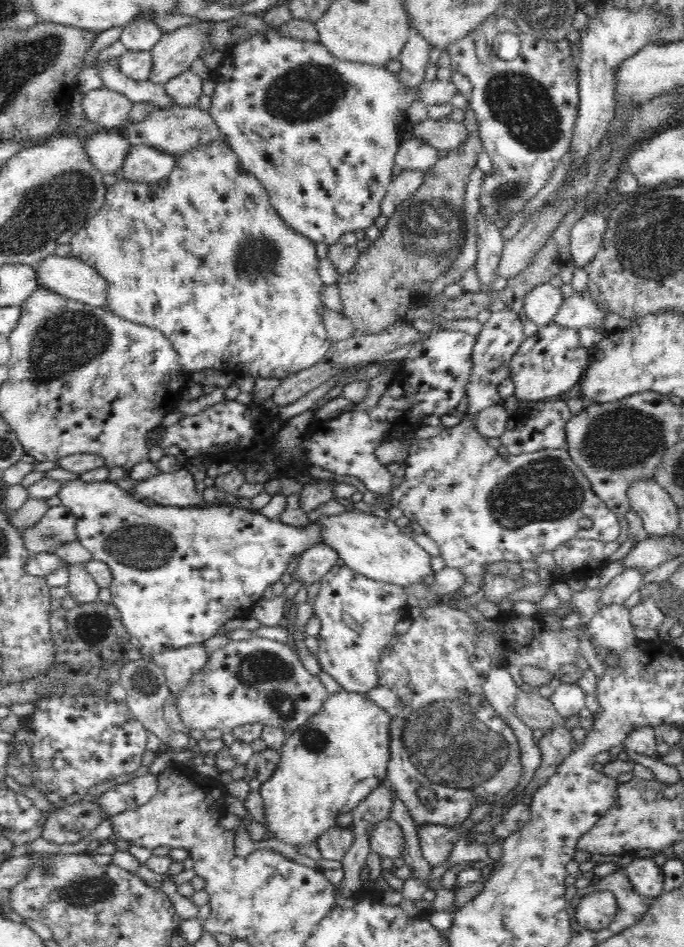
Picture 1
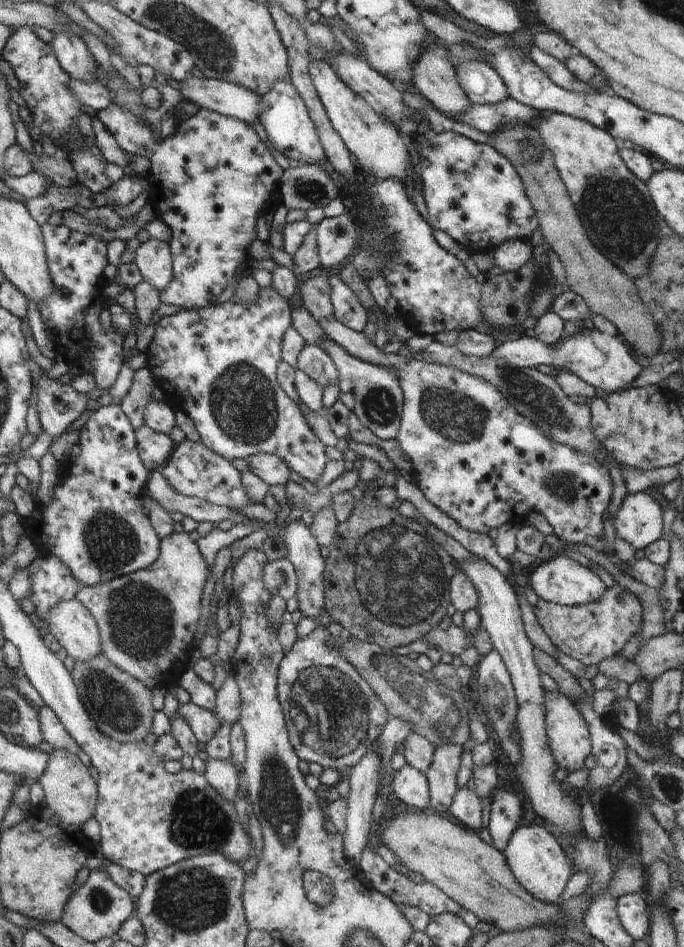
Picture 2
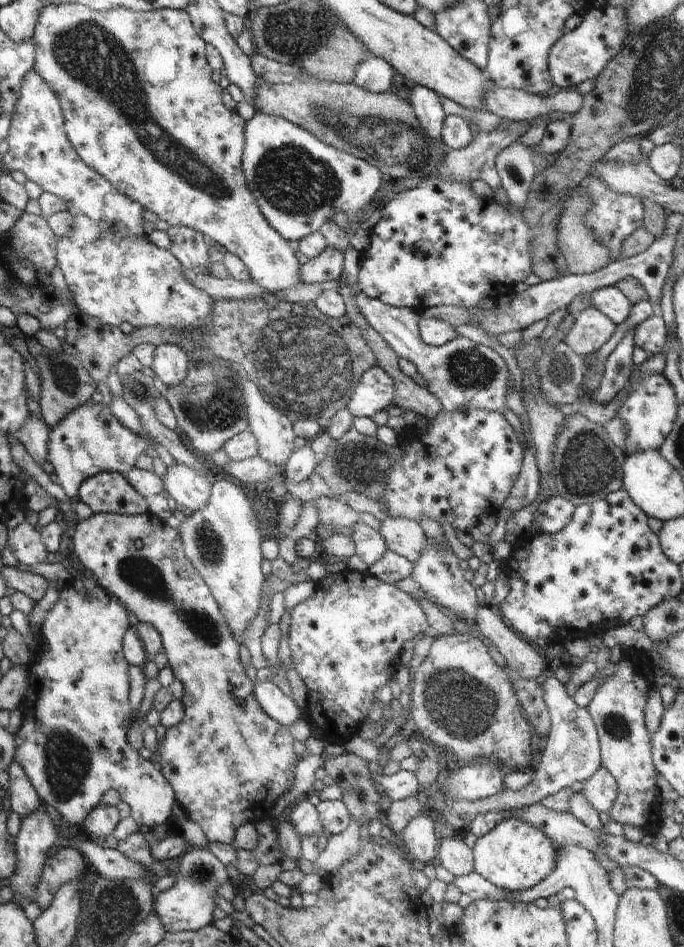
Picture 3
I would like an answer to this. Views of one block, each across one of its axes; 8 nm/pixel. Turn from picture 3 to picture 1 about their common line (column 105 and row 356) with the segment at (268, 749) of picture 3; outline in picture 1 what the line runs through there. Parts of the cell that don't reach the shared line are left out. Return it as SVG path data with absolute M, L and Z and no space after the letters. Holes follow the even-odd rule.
M554 325L540 327L536 334L525 337L513 354L510 362L510 378L515 385L513 400L509 405L515 407L521 401L553 400L566 394L582 378L589 363L591 349L580 345L578 329Z

